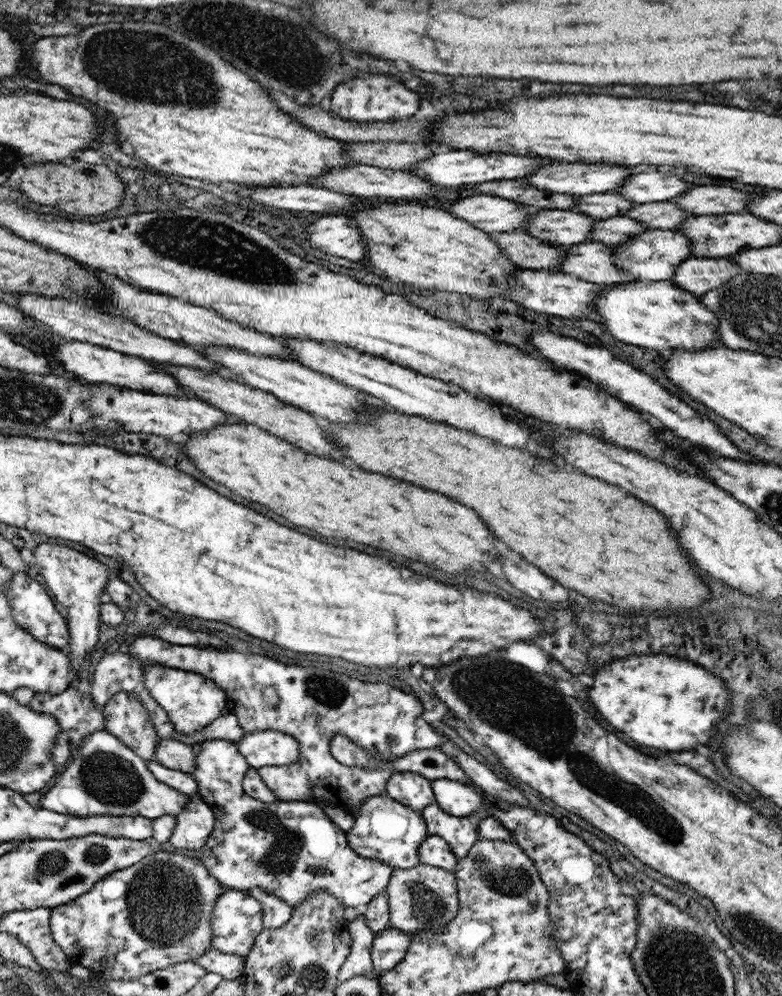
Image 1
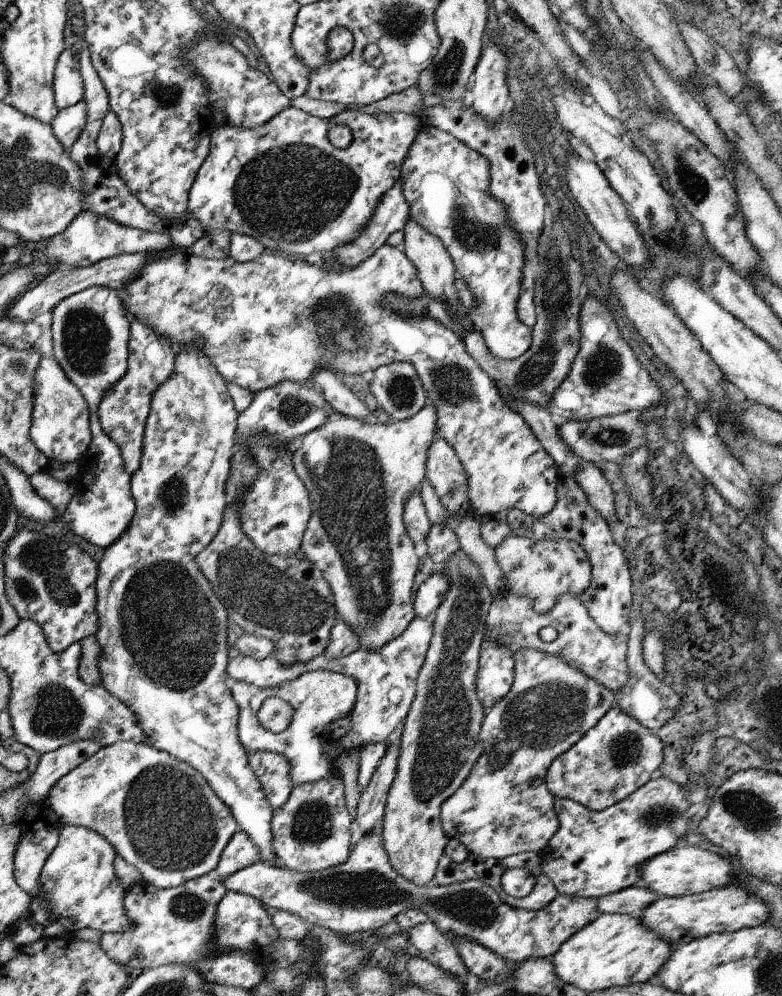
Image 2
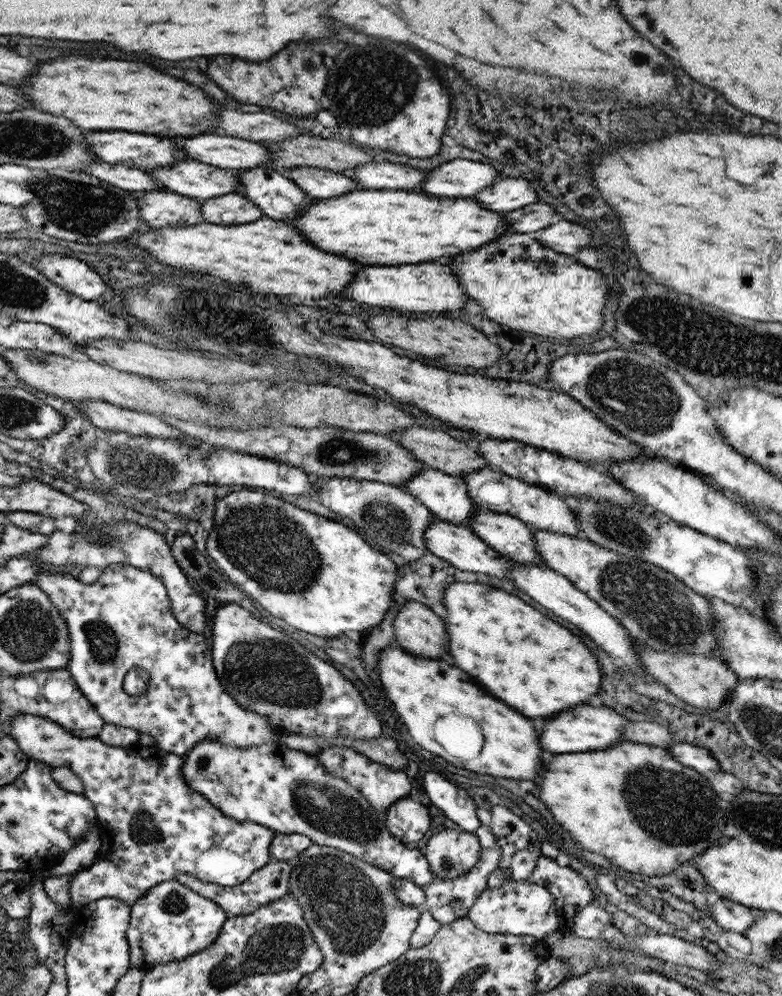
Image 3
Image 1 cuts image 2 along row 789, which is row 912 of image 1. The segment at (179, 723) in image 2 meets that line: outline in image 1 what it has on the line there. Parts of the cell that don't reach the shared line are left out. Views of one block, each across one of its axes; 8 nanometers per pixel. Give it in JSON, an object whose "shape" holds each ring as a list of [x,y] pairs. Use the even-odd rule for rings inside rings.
{"shape":[[[227,889],[215,902],[210,916],[212,948],[227,954],[245,957],[253,946],[262,929],[262,904],[254,900],[249,893]]]}

